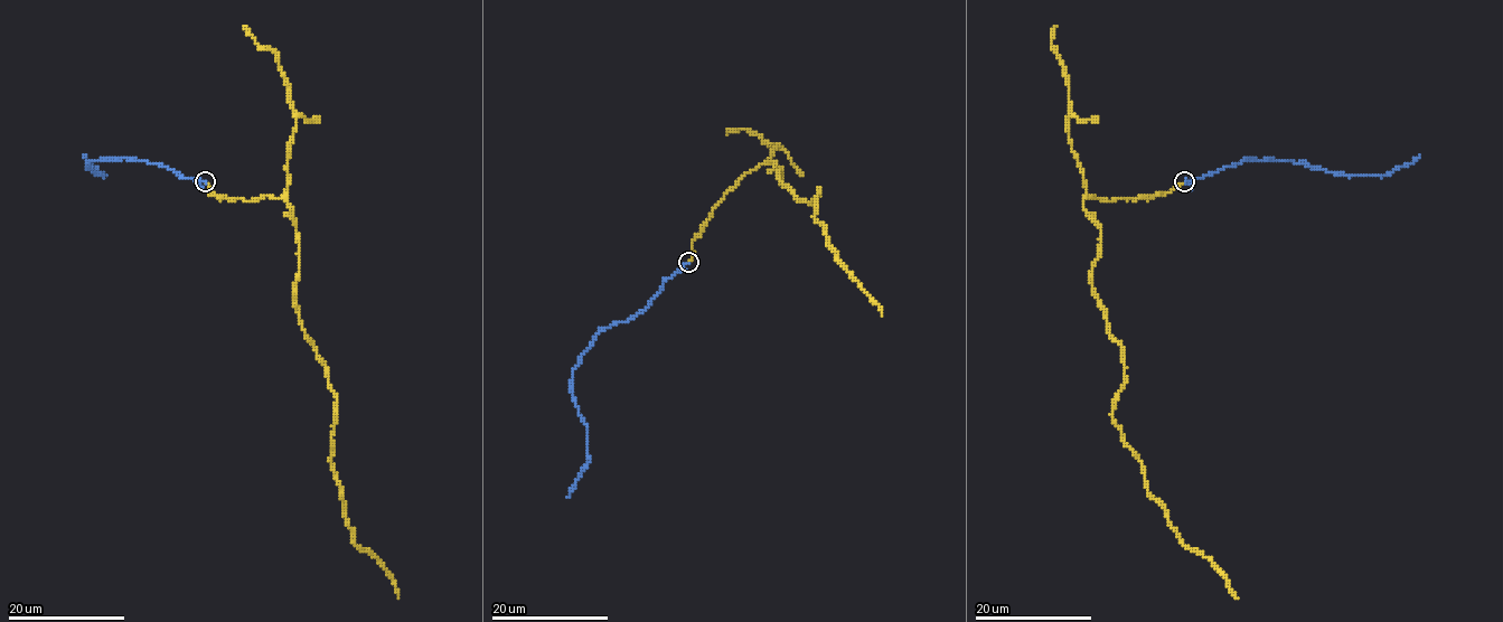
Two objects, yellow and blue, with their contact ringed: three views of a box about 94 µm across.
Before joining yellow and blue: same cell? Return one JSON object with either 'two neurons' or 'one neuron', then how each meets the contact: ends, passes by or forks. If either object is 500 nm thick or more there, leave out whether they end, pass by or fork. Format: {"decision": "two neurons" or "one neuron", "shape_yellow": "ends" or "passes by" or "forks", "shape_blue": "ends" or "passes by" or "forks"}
{"decision": "one neuron", "shape_yellow": "ends", "shape_blue": "ends"}

